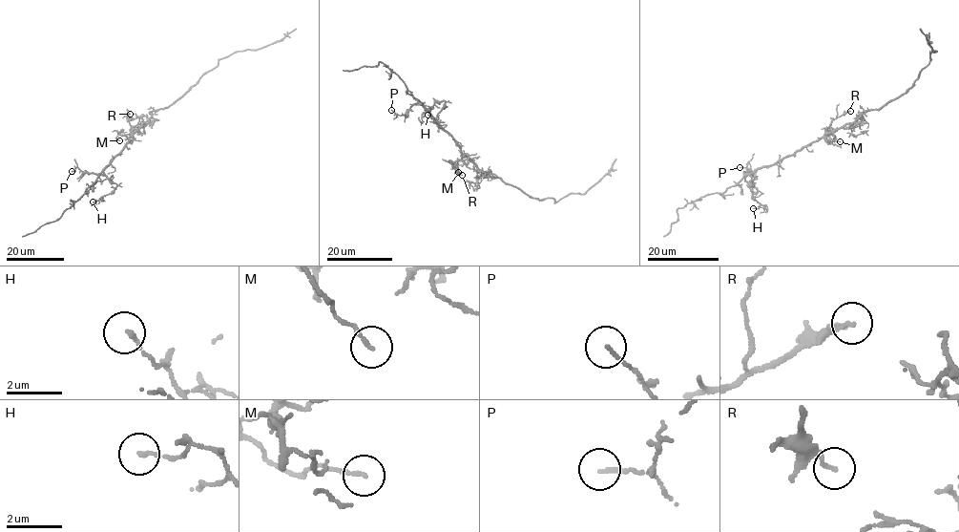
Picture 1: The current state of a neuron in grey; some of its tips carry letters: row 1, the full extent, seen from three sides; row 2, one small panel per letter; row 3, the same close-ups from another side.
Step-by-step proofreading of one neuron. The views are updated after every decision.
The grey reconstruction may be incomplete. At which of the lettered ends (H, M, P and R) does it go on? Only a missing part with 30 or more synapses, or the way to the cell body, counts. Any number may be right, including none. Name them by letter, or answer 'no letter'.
no letter

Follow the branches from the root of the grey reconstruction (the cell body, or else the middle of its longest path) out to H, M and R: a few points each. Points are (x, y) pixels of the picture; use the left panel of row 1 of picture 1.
H: (137, 128), (104, 171), (108, 179), (116, 184), (114, 190), (93, 202)
M: (137, 128), (131, 140), (120, 135), (115, 139), (119, 140)
R: (137, 128), (132, 131), (127, 119), (130, 114)

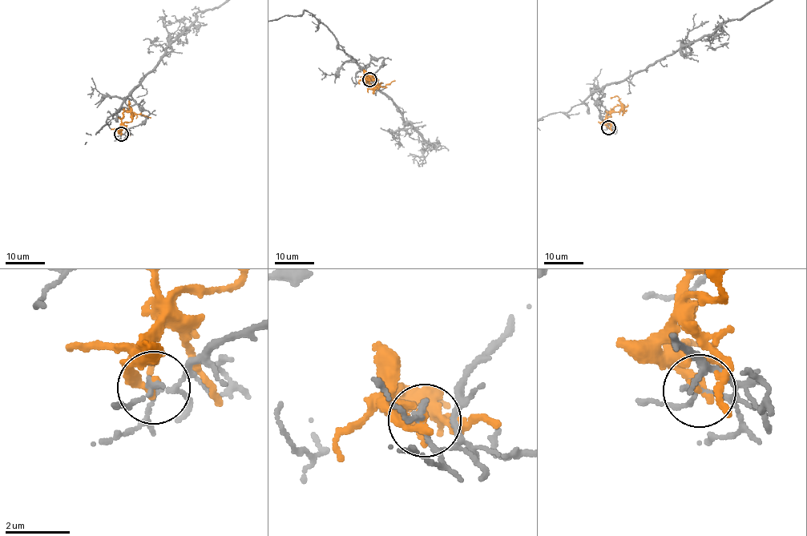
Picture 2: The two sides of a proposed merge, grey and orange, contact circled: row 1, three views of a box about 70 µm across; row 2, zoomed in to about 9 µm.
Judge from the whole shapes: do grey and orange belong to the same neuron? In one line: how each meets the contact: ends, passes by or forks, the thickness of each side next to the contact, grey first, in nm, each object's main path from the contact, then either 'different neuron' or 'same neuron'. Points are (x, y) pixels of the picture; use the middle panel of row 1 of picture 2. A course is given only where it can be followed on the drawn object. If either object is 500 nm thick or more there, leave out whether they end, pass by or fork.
grey forks there; orange ends there; 130 nm thick on the grey side, 280 nm on the other; orange runs (369, 78), (365, 77), (366, 85), (372, 87), (367, 75); different neuron

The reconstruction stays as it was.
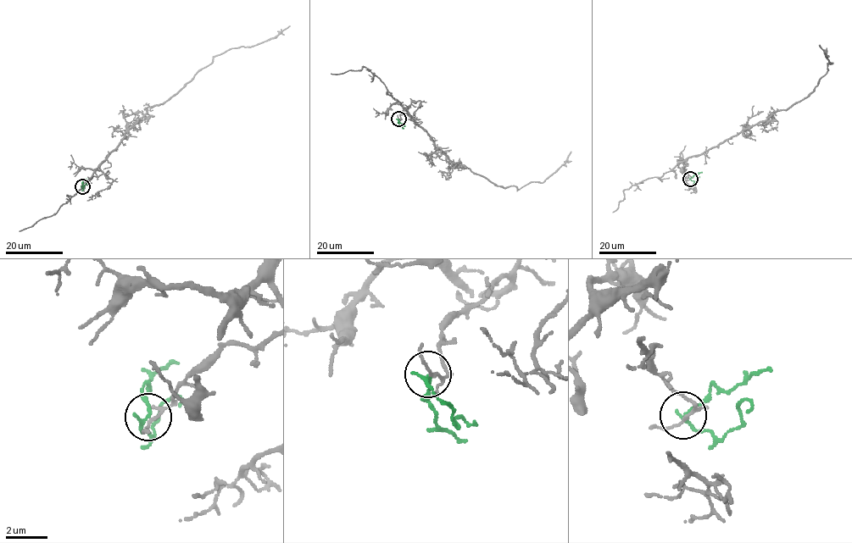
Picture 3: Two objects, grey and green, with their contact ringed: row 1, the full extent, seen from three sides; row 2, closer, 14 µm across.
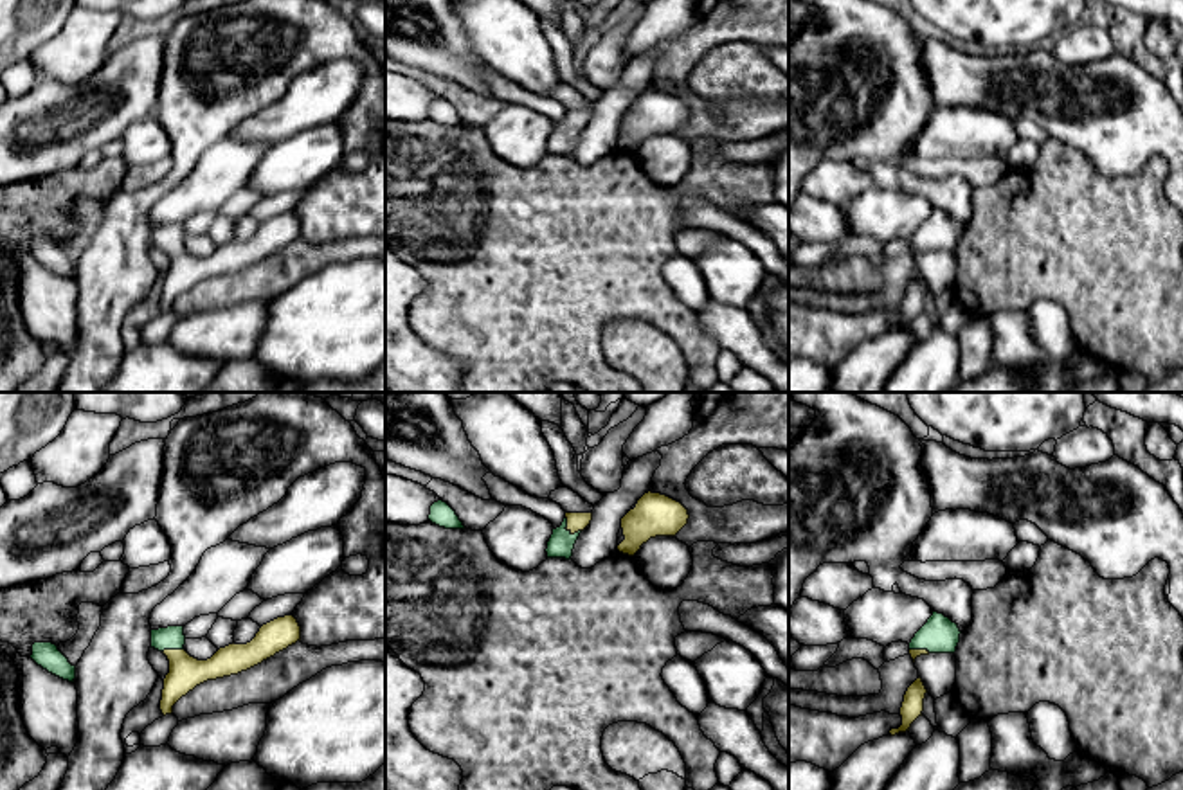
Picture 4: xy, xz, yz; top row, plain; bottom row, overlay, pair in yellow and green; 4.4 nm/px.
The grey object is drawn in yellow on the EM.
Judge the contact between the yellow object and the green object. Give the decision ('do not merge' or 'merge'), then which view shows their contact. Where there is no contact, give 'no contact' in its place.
merge | xz

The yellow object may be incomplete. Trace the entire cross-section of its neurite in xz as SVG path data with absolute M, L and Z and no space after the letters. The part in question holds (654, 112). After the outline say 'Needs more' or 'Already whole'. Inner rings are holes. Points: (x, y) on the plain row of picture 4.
M648 88L621 115L625 137L618 148L634 153L650 135L675 133L688 121L688 115L688 106L681 99Z. Already whole

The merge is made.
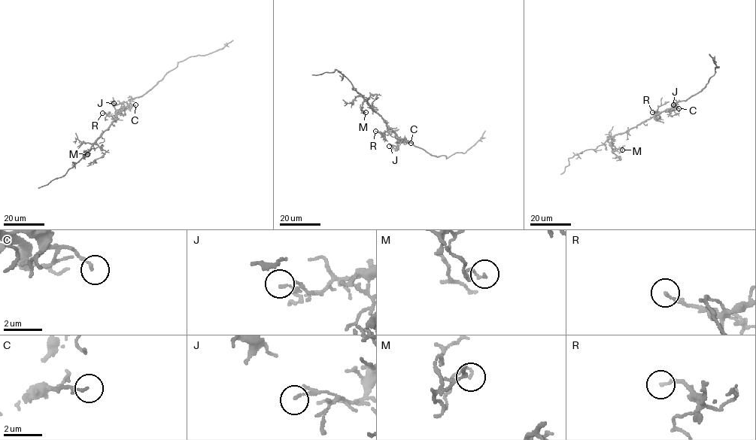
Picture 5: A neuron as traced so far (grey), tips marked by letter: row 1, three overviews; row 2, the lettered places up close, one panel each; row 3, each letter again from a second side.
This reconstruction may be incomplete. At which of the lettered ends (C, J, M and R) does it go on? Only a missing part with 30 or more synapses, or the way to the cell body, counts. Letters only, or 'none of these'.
none of these

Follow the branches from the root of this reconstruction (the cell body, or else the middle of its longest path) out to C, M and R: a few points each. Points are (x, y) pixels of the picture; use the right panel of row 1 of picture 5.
C: (661, 112), (678, 108)
M: (661, 112), (614, 136), (611, 142), (616, 150), (620, 152), (622, 150)
R: (661, 112), (654, 116), (657, 119), (655, 112), (652, 112)

